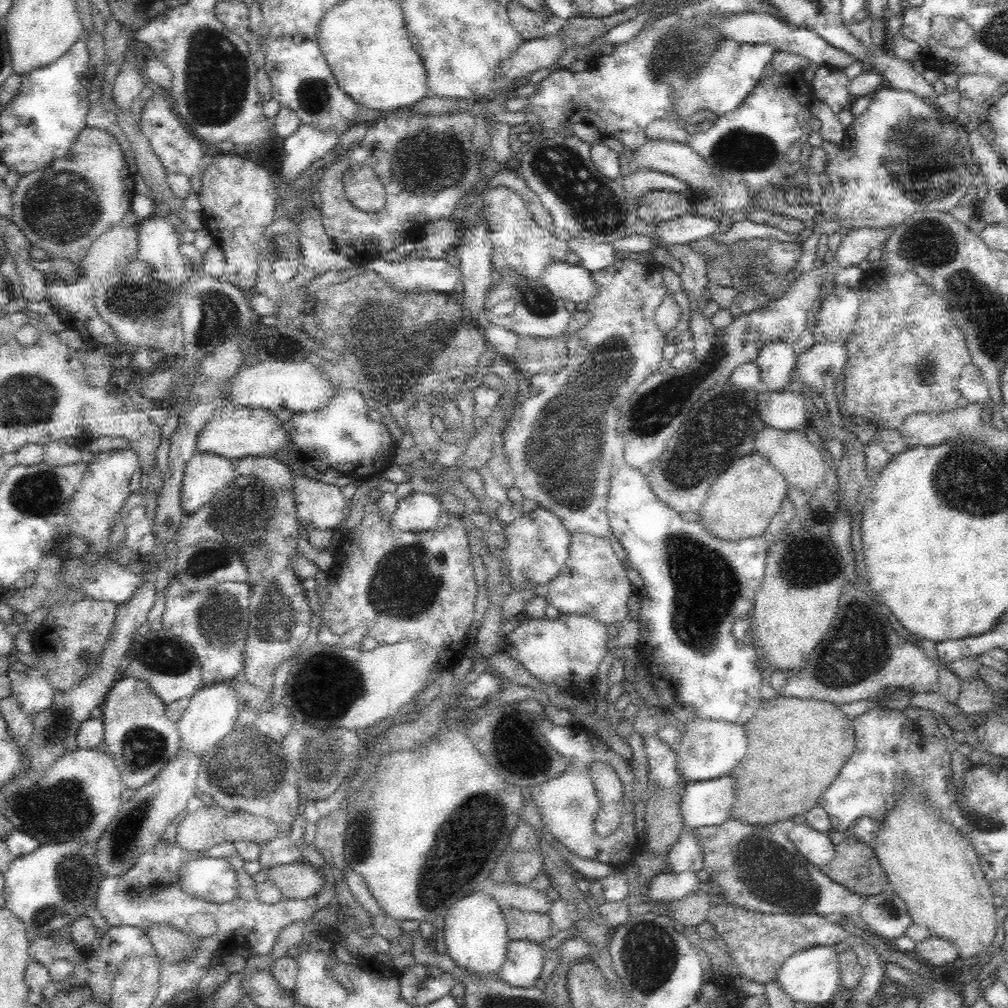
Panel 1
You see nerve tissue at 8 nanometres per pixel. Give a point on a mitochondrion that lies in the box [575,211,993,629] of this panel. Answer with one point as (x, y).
(720, 429)

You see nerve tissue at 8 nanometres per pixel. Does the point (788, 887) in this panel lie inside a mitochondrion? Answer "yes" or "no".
yes

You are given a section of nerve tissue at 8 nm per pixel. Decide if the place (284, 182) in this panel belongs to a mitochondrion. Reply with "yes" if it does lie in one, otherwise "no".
no

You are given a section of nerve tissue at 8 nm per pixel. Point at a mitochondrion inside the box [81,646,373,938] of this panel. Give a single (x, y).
(244, 766)

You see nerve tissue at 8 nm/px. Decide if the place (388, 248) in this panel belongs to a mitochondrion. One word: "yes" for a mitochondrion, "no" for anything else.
no

